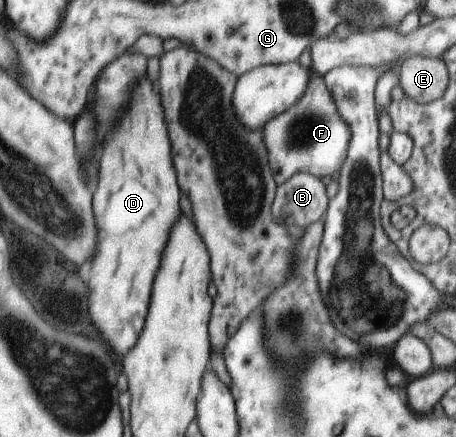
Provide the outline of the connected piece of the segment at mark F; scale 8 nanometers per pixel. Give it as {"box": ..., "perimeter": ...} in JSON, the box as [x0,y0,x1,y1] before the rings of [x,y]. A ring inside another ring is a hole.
{"box":[262,73,352,184],"perimeter":[[[315,73],[313,82],[306,90],[306,99],[302,99],[294,111],[277,115],[274,123],[266,123],[262,139],[269,152],[269,165],[274,171],[274,179],[283,184],[298,172],[308,172],[321,179],[337,176],[348,157],[352,129],[342,119],[325,78]]]}

